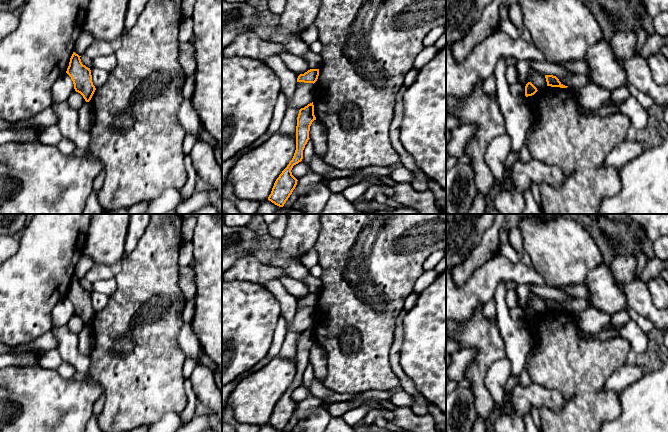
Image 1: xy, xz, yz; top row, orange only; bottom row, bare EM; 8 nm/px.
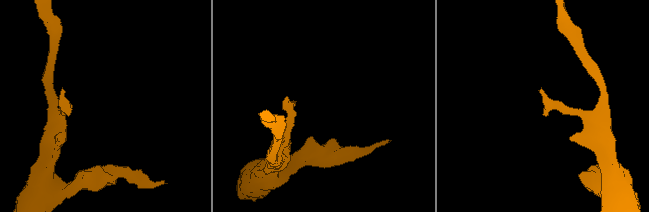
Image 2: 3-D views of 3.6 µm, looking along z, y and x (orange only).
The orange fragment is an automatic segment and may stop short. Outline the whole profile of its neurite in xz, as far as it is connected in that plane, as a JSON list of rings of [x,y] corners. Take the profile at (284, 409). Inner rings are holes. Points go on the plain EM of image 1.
[[[313,326],[301,332],[297,341],[296,374],[292,384],[276,403],[268,424],[283,431],[297,409],[297,403],[292,399],[292,392],[303,383],[303,374],[309,362],[312,346],[316,344]]]

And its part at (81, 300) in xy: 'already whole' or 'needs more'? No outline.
already whole

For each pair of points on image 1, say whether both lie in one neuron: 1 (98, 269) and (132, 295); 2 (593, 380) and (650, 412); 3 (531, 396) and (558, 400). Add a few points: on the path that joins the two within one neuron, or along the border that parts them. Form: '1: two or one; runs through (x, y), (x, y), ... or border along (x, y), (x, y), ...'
1: two; border along (118, 265), (118, 271), (114, 276)
2: two; border along (619, 394), (620, 414), (616, 418)
3: one; runs through (538, 396), (551, 398)

